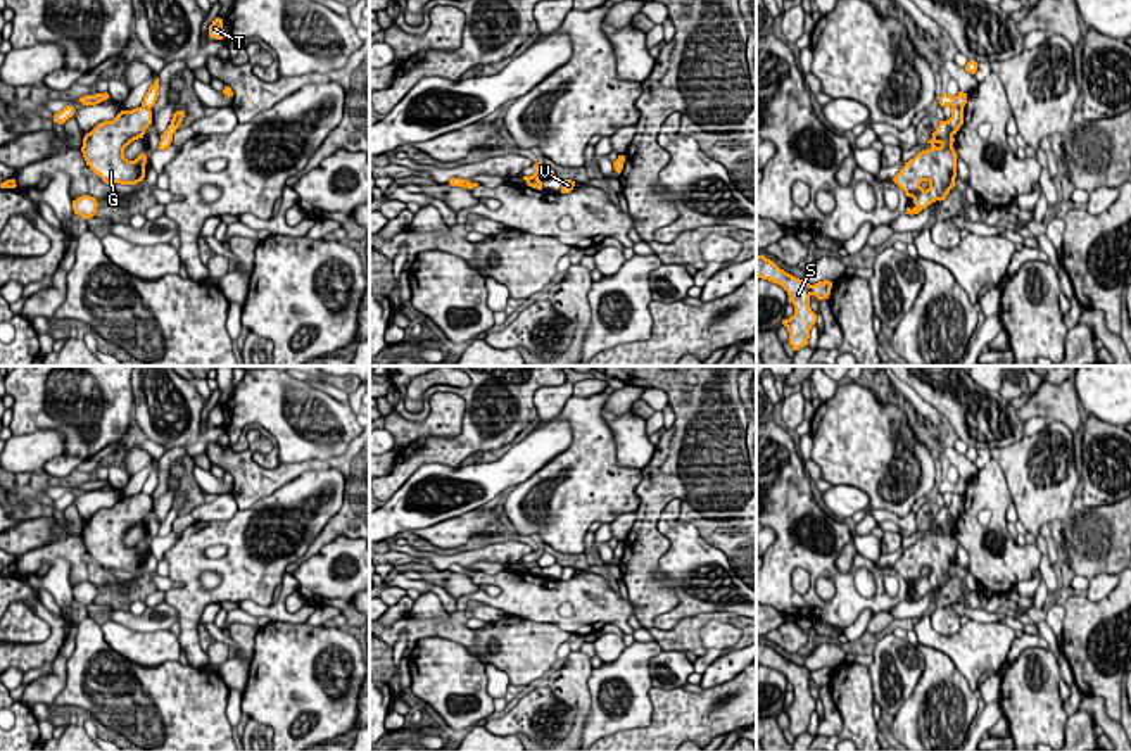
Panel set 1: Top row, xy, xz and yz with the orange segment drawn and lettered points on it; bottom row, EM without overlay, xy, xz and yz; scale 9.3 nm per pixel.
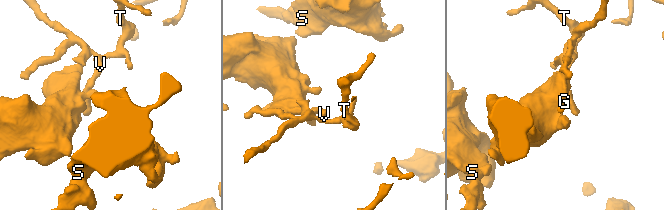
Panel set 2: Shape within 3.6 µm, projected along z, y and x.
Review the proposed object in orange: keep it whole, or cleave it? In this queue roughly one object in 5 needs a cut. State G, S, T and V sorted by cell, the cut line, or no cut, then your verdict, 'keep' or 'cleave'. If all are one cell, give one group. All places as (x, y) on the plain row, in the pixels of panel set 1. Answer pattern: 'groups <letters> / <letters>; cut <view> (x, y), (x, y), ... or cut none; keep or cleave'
groups G S / T V; cut yz (954, 492), (962, 498); cleave

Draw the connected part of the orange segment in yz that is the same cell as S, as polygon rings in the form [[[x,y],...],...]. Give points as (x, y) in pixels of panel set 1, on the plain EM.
[[[758,641],[756,663],[780,672],[794,692],[794,701],[789,706],[782,706],[782,711],[789,718],[789,732],[793,737],[808,732],[810,716],[817,710],[817,701],[810,694],[810,684],[815,682],[818,687],[829,685],[832,668],[824,666],[810,672],[806,666],[786,659],[774,647]]]

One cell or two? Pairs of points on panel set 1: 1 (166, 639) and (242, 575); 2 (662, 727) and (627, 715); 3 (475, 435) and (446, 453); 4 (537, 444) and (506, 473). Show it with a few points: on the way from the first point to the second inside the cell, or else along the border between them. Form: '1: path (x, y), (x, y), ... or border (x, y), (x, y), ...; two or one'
1: border (176, 636), (182, 650); two
2: border (674, 689), (651, 687), (651, 720), (613, 732); two
3: path (468, 442), (453, 451); one
4: path (530, 451), (513, 468); one

